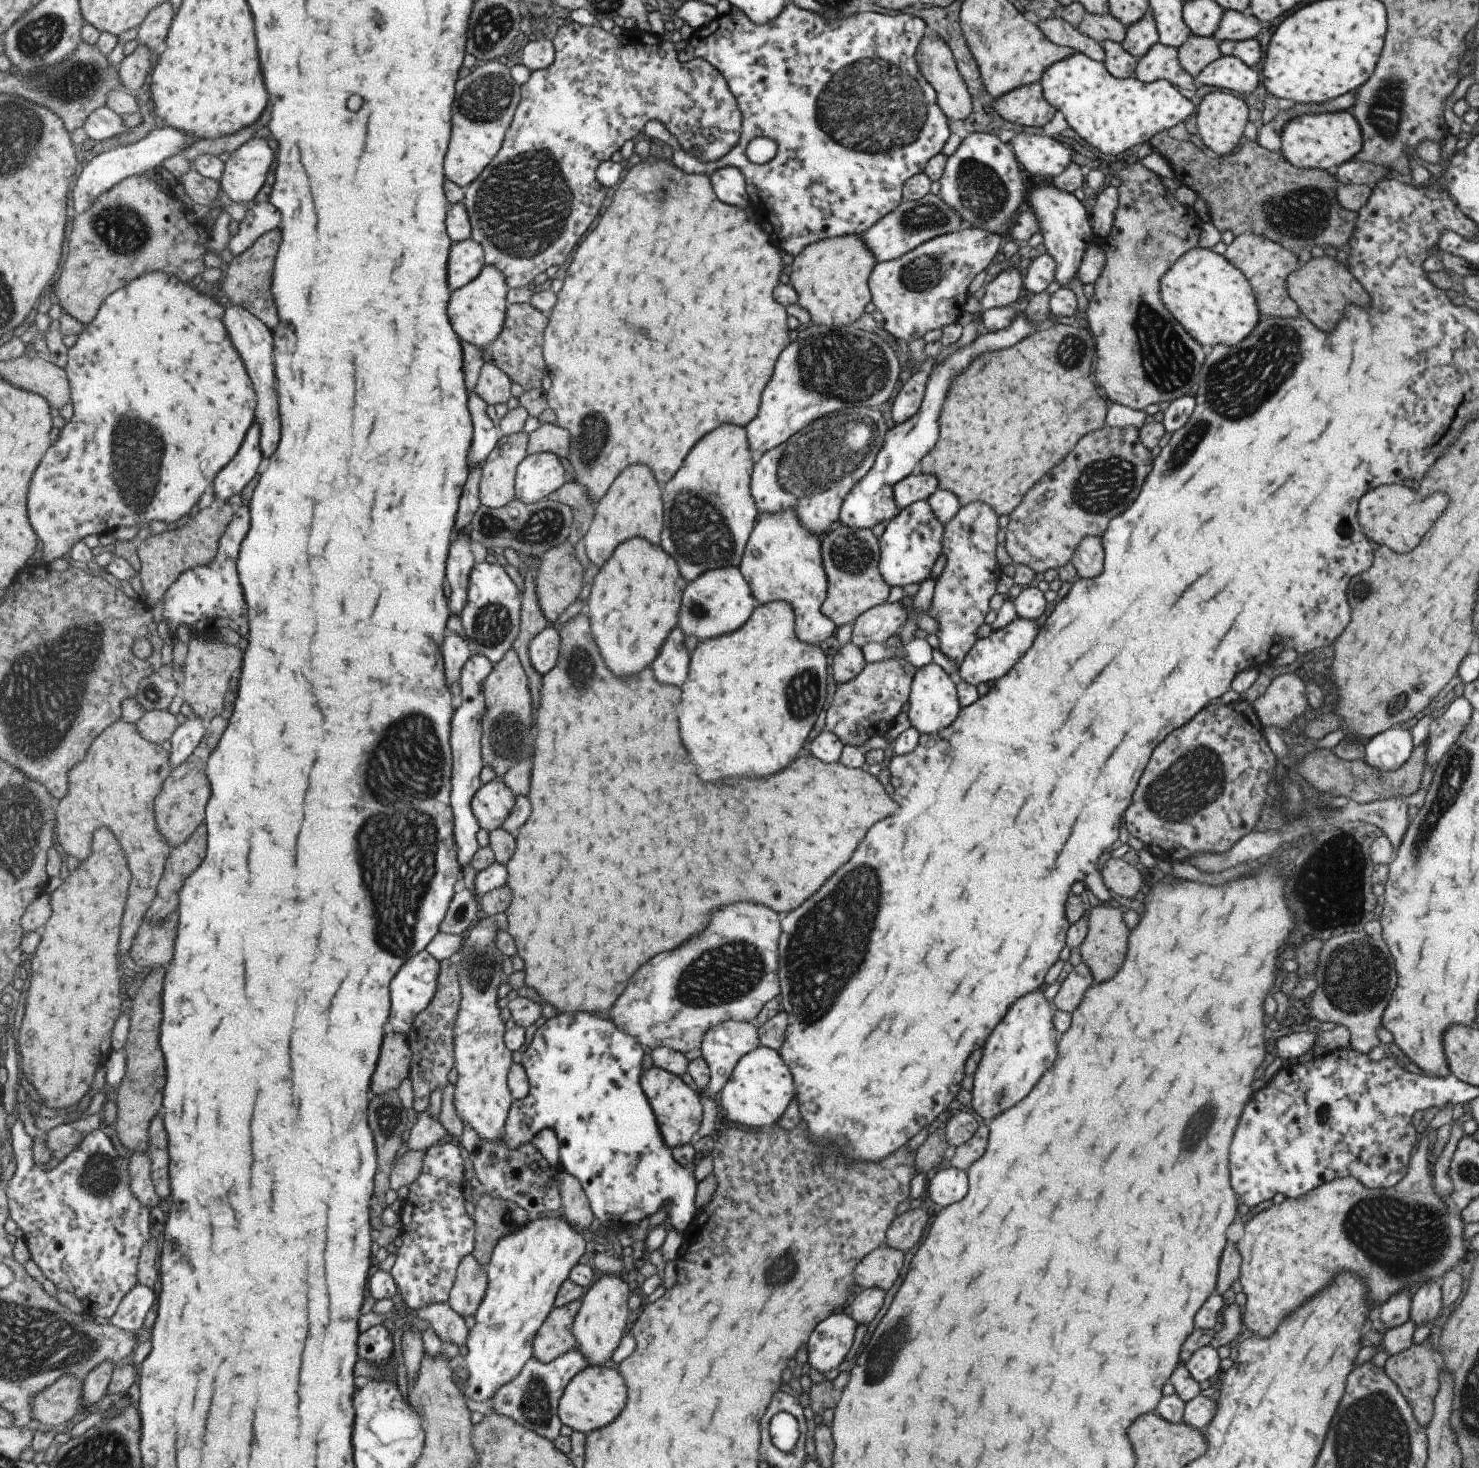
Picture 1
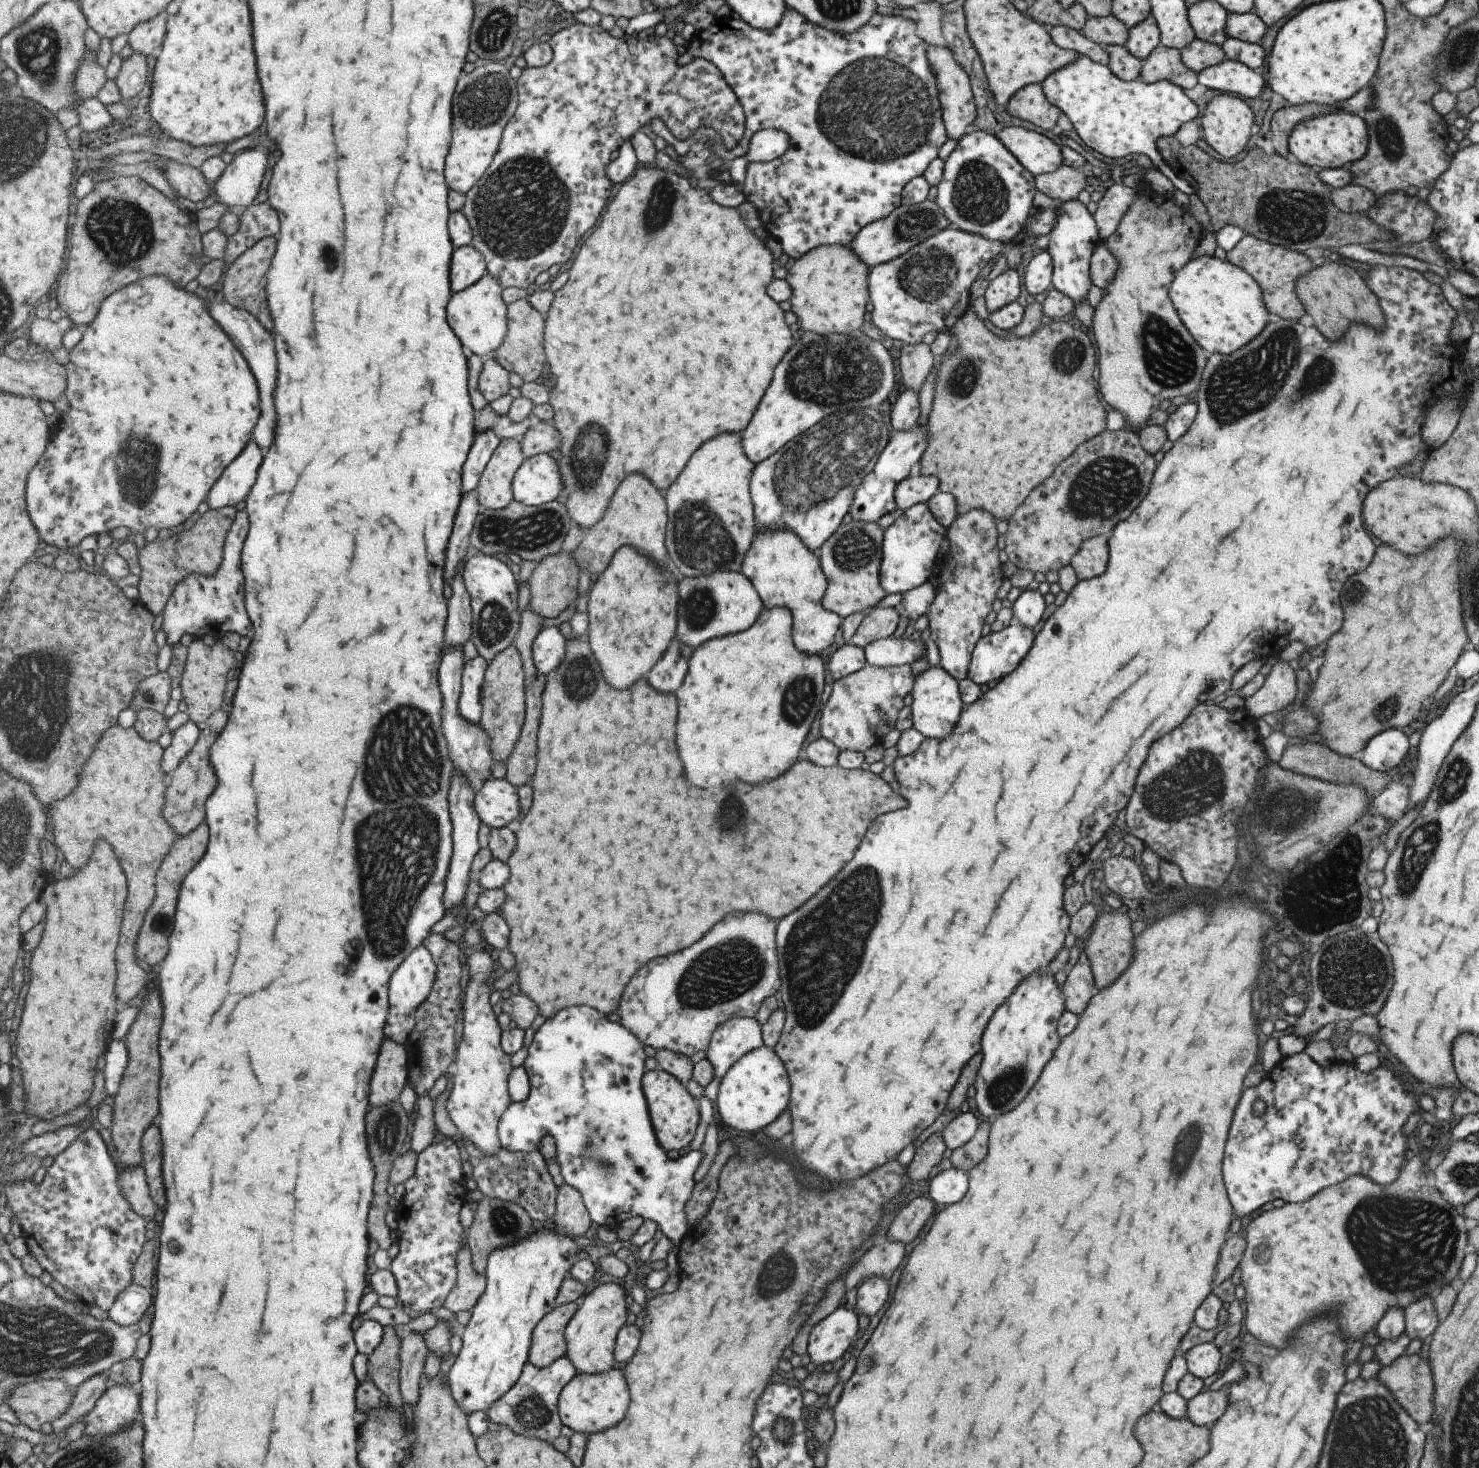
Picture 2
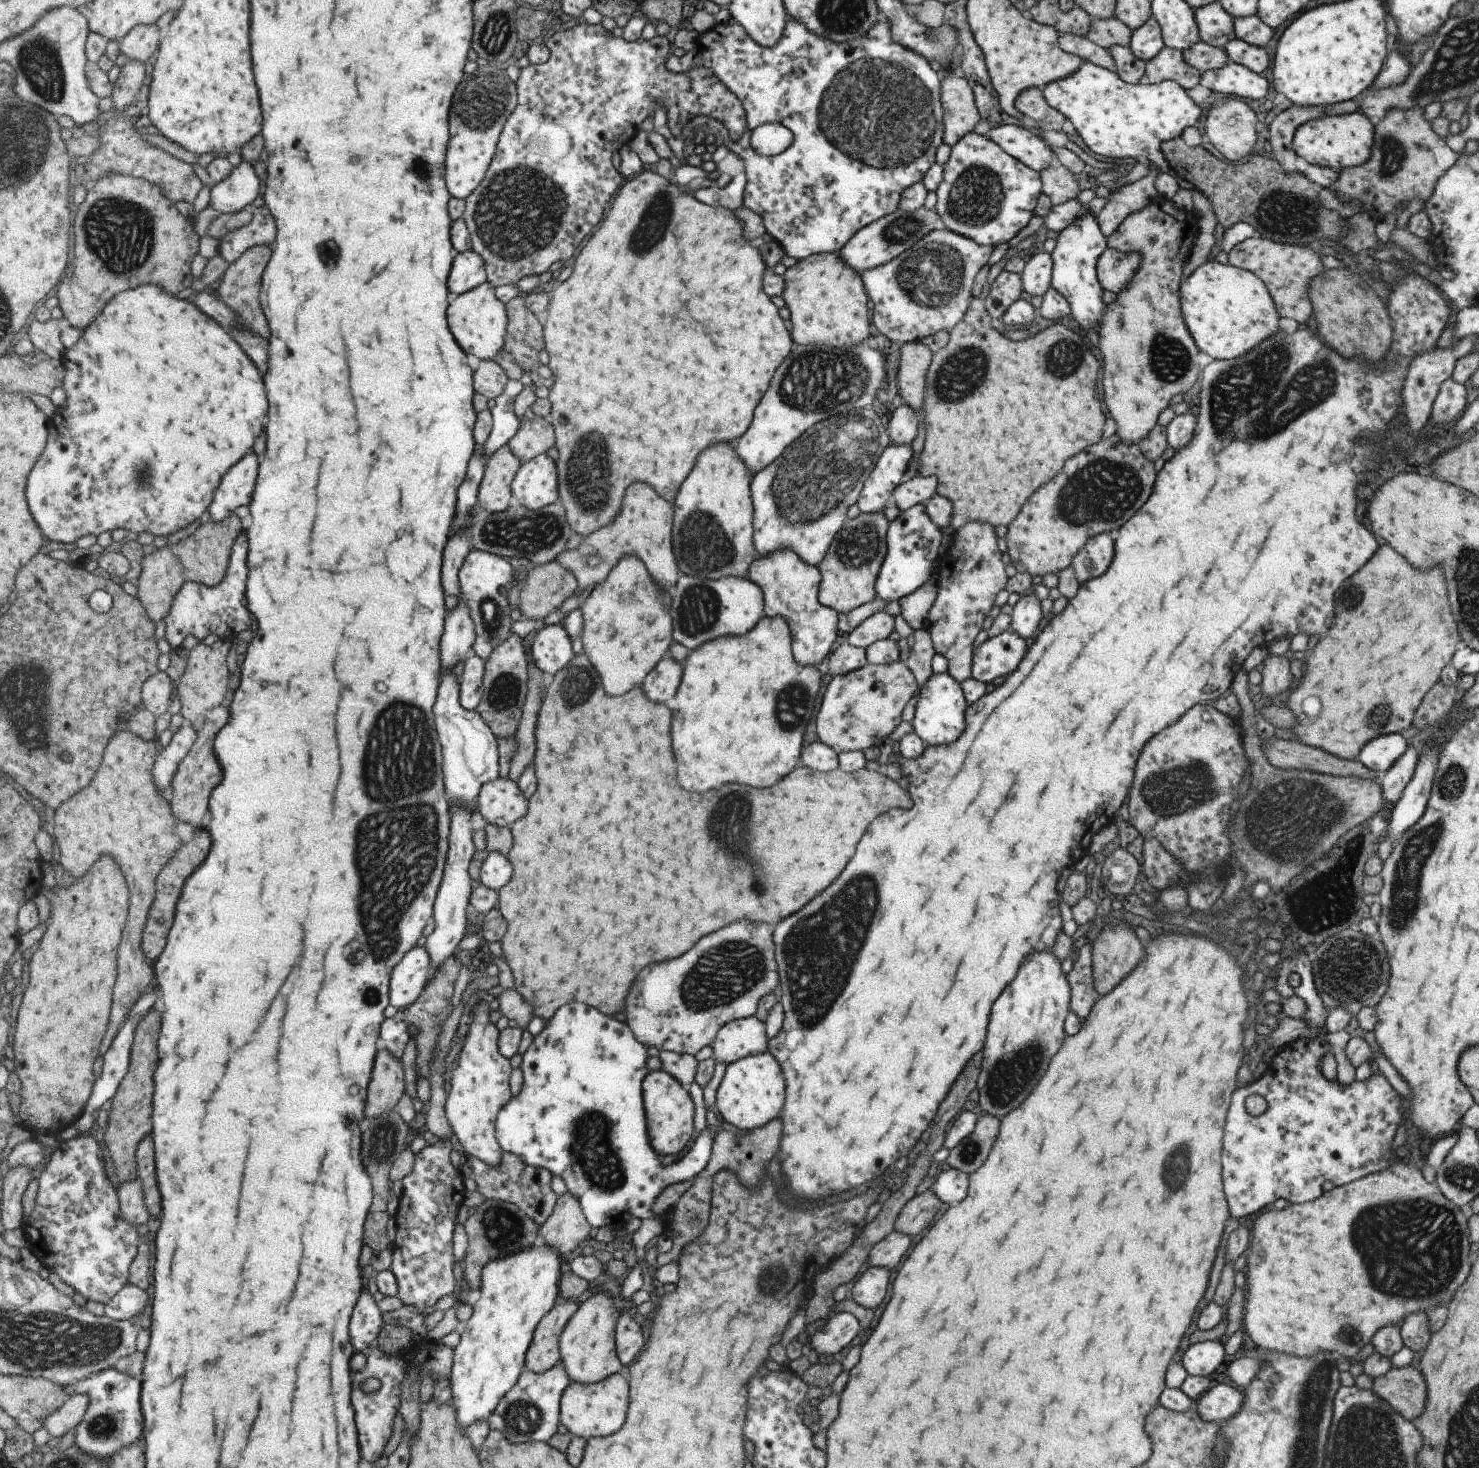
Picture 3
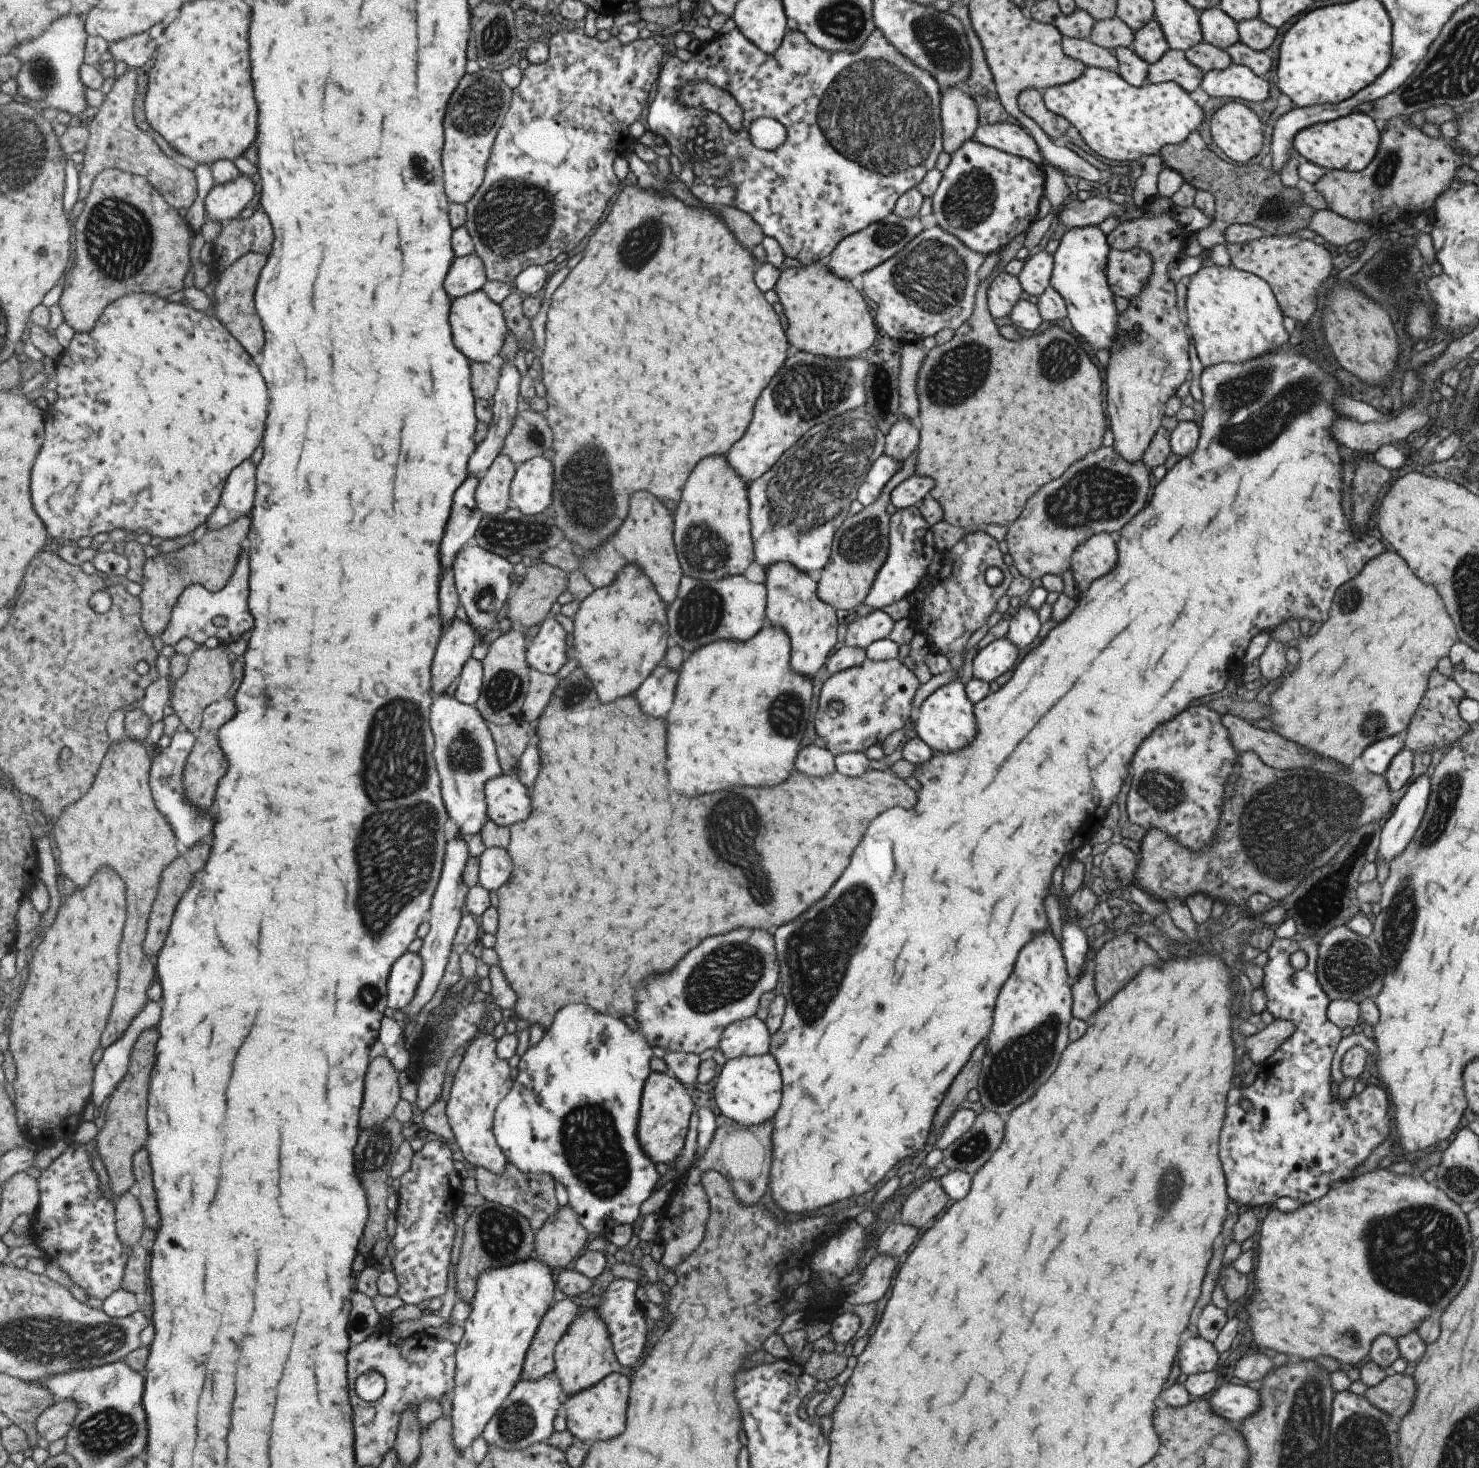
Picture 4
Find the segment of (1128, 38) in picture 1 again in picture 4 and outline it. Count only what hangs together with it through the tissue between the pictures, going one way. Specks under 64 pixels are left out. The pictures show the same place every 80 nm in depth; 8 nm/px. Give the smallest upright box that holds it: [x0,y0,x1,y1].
[1131,18,1168,65]

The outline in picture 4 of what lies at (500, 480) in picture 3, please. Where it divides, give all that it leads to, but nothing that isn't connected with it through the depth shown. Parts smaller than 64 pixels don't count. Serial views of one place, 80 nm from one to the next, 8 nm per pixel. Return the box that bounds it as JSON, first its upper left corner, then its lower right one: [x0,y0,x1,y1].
[476,454,518,515]

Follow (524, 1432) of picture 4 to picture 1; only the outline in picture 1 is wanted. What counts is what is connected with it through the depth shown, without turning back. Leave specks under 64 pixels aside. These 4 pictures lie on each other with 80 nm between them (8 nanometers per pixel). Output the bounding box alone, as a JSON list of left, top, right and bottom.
[493,1348,590,1440]

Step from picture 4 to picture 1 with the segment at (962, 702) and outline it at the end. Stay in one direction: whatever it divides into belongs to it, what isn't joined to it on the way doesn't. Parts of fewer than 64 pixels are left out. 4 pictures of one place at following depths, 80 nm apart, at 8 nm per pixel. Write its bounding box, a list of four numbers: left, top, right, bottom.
[907,663,961,735]

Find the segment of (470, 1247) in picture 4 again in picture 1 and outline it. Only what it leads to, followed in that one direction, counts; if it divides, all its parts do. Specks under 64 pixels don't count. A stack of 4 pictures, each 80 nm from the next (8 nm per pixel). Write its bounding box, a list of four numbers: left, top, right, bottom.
[475,1193,530,1266]

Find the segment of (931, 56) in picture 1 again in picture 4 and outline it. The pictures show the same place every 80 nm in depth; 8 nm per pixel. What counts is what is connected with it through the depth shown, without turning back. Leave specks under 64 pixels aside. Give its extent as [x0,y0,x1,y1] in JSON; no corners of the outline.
[940,85,978,154]

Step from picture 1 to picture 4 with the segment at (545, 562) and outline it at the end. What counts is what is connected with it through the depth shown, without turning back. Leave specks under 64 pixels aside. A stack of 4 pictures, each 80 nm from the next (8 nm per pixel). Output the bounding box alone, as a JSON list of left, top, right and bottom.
[508,563,569,630]

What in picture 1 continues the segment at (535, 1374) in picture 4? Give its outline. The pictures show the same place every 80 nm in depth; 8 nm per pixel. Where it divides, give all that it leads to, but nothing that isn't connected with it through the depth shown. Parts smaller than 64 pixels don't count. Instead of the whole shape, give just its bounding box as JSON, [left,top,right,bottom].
[534,1298,583,1363]

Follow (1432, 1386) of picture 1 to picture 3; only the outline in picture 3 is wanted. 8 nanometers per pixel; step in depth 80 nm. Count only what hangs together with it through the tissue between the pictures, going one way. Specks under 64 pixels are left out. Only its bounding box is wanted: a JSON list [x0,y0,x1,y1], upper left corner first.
[1371,1366,1425,1420]

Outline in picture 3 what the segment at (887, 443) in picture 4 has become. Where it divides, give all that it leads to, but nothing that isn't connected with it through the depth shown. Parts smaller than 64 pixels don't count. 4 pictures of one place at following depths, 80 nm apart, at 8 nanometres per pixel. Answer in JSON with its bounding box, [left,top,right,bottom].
[886,403,918,445]

